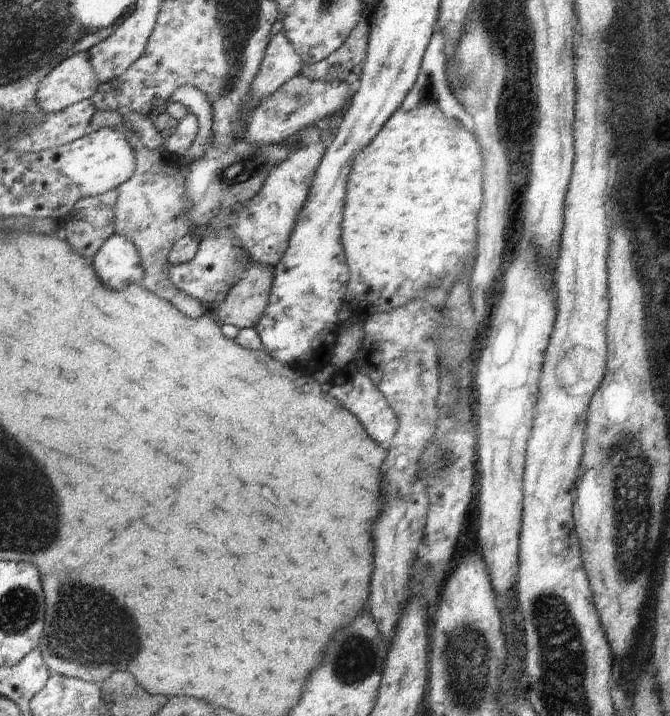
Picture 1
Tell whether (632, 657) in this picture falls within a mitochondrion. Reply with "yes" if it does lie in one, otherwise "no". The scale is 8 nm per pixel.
no

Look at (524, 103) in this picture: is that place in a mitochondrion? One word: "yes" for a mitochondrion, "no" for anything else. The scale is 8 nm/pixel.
no

